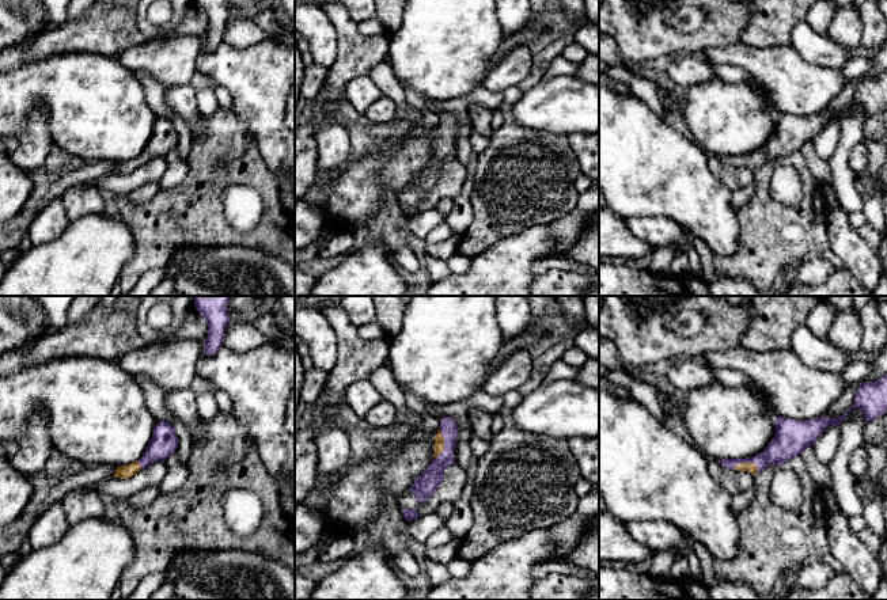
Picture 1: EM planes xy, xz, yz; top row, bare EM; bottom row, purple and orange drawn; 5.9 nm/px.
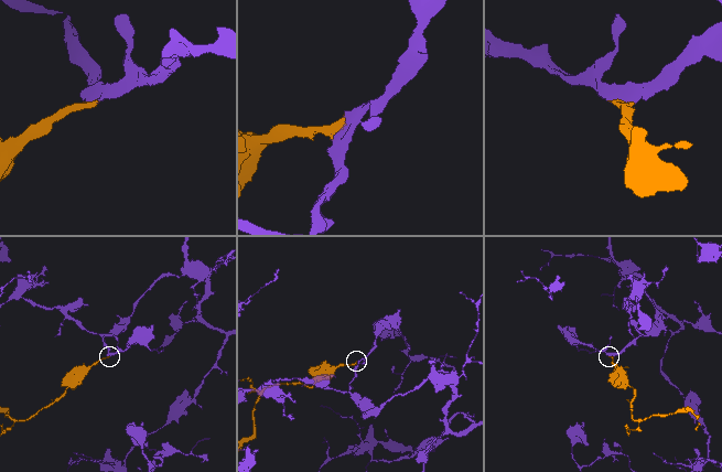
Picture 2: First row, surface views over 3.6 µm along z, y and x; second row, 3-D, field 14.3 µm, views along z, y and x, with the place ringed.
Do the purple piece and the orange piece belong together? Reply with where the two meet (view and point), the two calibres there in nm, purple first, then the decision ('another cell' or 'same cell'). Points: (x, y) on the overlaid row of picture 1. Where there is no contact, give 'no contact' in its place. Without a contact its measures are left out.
xz (444, 443) | 120/60 nm | same cell

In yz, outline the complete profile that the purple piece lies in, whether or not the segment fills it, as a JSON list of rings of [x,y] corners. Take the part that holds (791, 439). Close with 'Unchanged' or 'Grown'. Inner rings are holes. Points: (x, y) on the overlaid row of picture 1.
[[[887,375],[860,386],[853,406],[838,418],[818,417],[808,421],[796,421],[776,417],[776,433],[766,449],[757,456],[746,459],[723,459],[719,463],[735,471],[757,474],[767,466],[781,466],[788,459],[801,455],[807,447],[812,447],[819,436],[830,425],[841,425],[841,421],[853,410],[860,409],[865,422],[876,419],[887,411]]]. Grown

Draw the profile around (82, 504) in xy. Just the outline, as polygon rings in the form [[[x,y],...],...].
[[[90,487],[72,490],[61,501],[69,525],[105,516],[101,495]]]

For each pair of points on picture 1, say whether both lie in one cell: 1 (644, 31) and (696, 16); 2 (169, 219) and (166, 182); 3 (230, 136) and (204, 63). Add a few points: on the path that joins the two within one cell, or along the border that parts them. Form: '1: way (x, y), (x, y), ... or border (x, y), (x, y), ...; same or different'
1: border (664, 19), (681, 31), (694, 31), (702, 25); different
2: border (189, 166), (188, 174), (178, 183), (160, 189); different
3: border (232, 103), (237, 118), (249, 133); different

